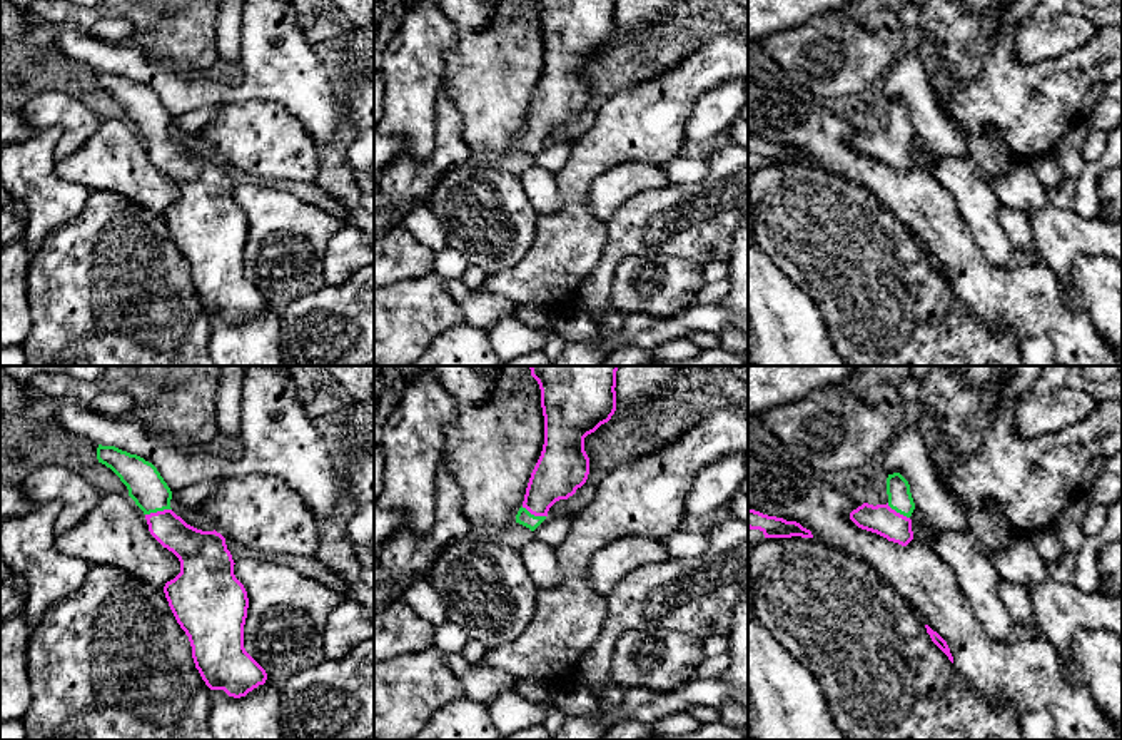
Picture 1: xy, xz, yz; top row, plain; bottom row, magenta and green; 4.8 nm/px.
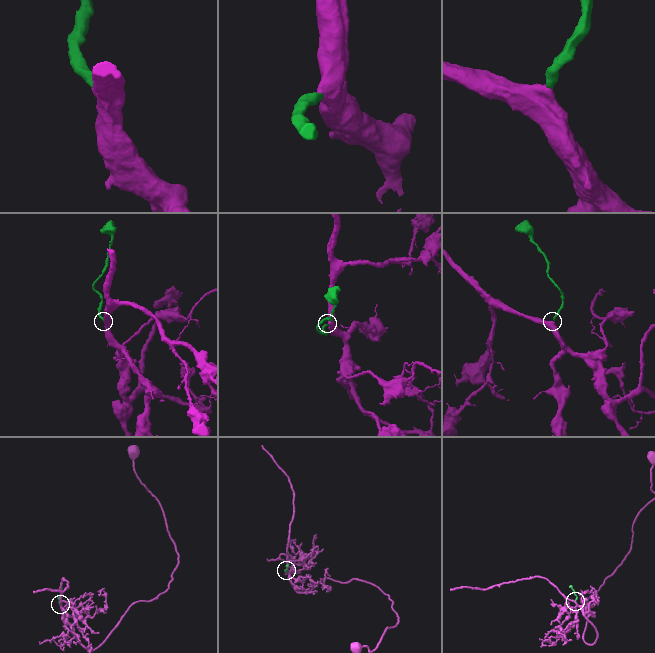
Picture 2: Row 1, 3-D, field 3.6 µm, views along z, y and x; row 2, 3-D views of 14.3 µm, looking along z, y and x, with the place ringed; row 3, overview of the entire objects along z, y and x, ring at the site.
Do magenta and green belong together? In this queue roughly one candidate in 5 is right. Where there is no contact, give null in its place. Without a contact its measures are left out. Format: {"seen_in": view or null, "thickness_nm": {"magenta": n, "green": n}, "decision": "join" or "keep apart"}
{"seen_in": "xy", "thickness_nm": {"magenta": 190, "green": 180}, "decision": "join"}

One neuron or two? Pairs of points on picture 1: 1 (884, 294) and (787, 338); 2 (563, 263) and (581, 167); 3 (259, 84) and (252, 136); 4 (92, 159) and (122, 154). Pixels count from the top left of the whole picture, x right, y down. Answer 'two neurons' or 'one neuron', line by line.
1: two neurons
2: one neuron
3: two neurons
4: one neuron

